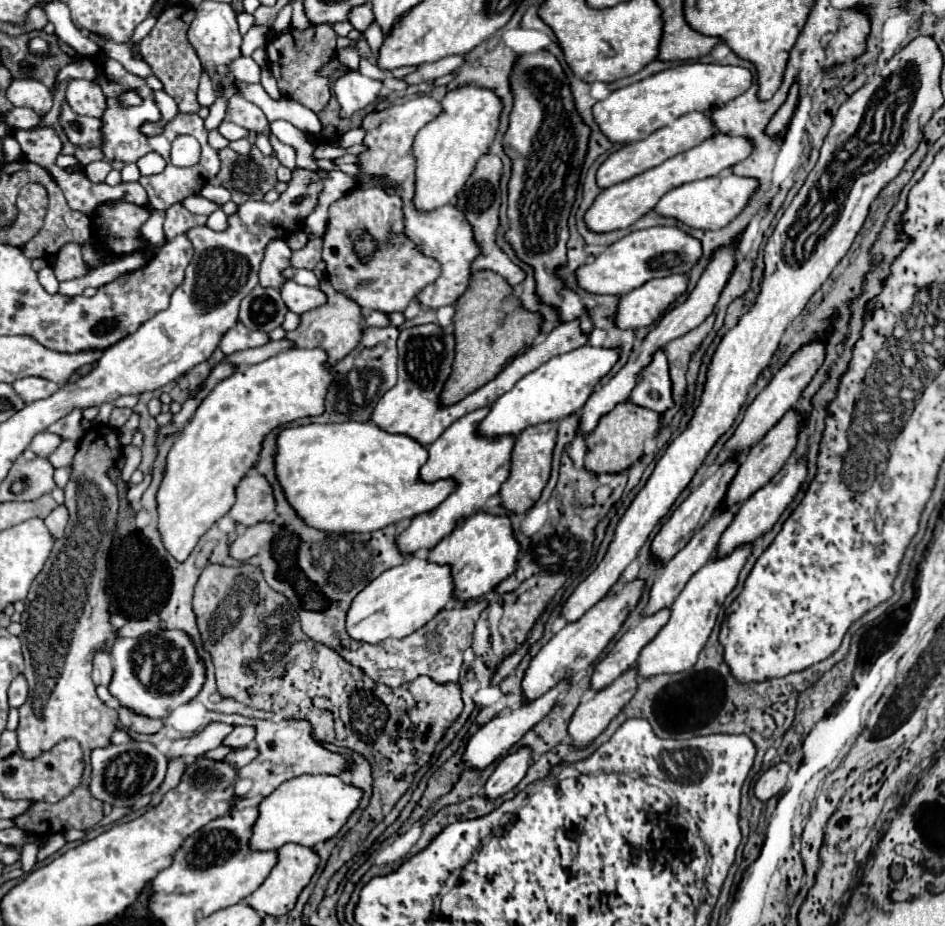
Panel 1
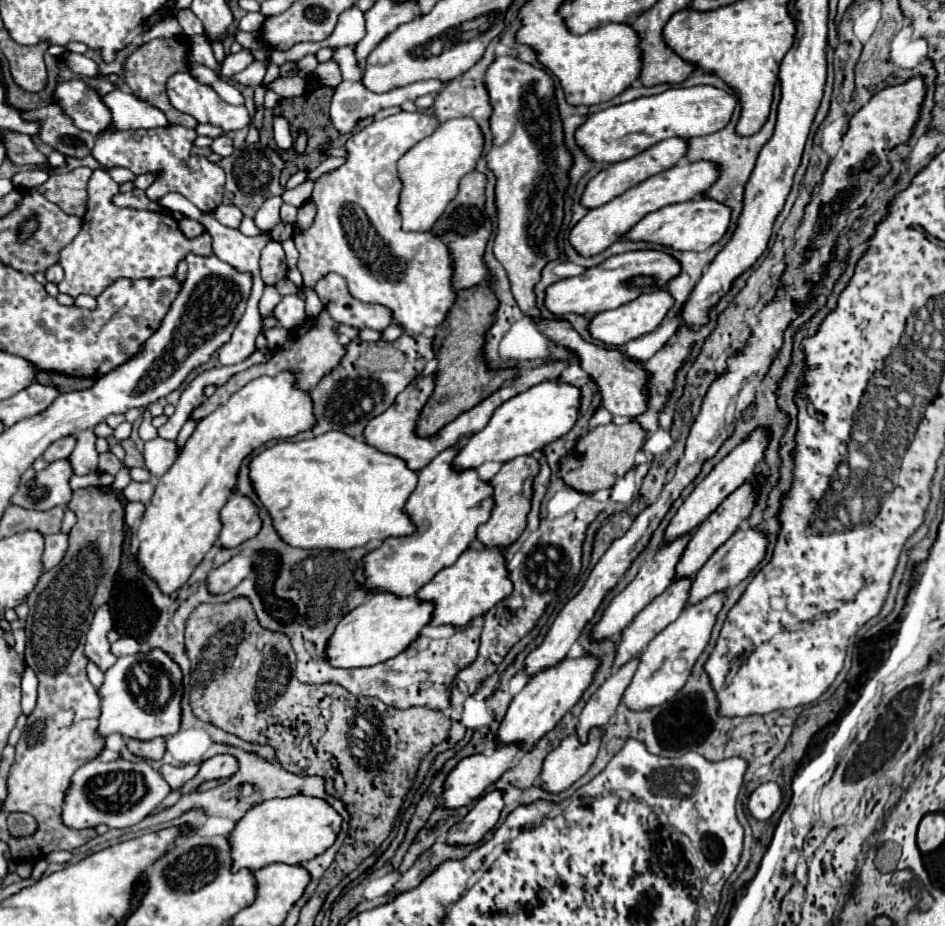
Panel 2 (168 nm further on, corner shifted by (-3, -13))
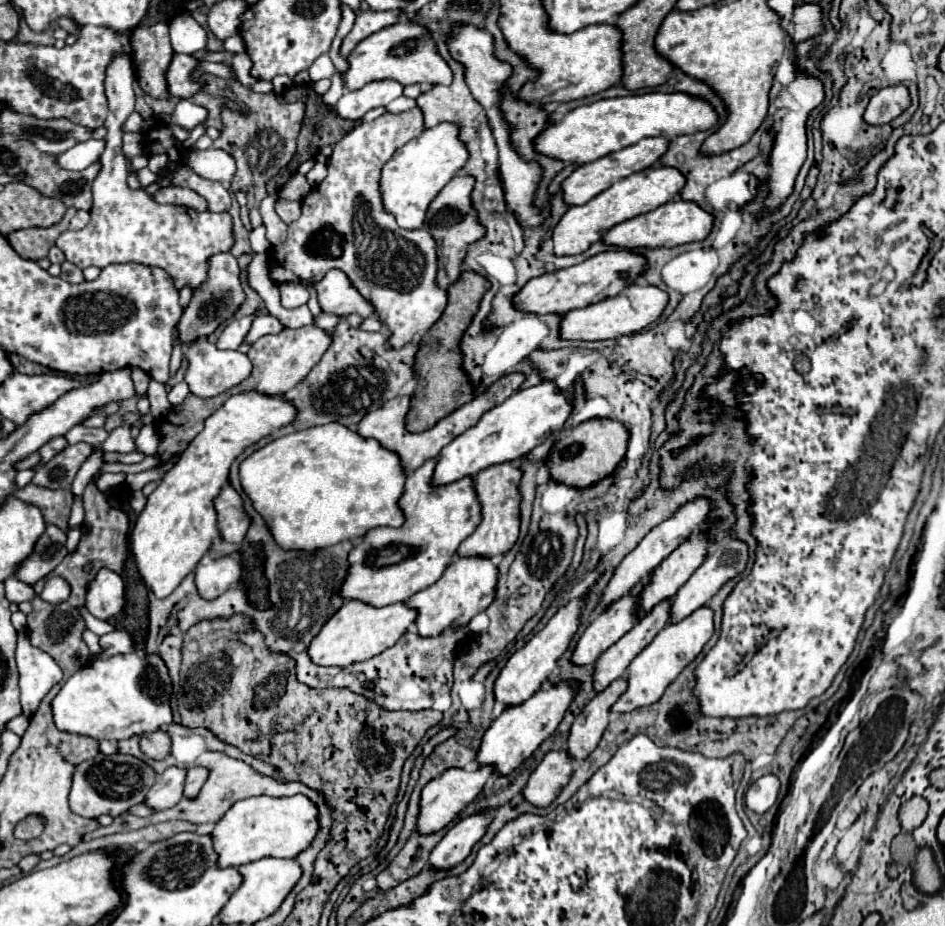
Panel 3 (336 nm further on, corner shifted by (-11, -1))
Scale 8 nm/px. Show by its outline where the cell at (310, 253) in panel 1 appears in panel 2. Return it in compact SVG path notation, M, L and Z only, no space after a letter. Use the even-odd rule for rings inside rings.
M399 112L353 134L345 144L349 150L347 162L315 182L317 216L313 226L307 232L293 228L299 250L297 268L305 286L313 288L327 272L337 272L347 280L349 292L357 300L391 308L395 320L411 334L437 328L455 298L449 282L453 278L449 246L433 232L401 230L401 212L397 210L401 194L397 160L433 134L437 126L439 122L431 114Z

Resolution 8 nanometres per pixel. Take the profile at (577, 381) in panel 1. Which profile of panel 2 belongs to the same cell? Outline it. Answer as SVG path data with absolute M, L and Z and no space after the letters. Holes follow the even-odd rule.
M551 380L531 386L529 390L513 396L495 410L489 424L481 432L473 434L467 440L467 444L459 450L459 454L453 460L453 466L457 470L479 468L487 460L503 464L511 458L541 450L575 426L579 418L579 406L581 406L581 390L573 384Z

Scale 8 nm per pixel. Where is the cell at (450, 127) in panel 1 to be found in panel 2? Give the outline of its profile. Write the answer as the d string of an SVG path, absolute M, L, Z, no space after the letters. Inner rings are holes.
M451 118L441 124L429 138L415 144L397 164L399 178L403 180L399 210L403 216L403 230L425 232L433 228L433 222L441 218L445 206L457 194L457 182L469 172L475 170L477 160L481 158L485 138L481 128L473 118Z

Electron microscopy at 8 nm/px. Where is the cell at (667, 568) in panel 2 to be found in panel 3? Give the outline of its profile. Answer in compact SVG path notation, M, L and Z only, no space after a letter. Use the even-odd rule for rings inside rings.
M637 584L631 594L619 598L615 604L611 604L603 614L599 614L583 632L581 640L577 642L571 662L577 666L589 666L595 664L595 660L613 646L623 634L627 634L633 624L637 622L635 610L637 610L637 594L641 592L643 584Z

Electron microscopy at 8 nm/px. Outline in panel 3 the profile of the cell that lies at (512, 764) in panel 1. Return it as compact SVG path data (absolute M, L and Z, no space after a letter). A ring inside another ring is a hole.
M479 812L457 822L433 848L429 866L433 866L433 870L451 870L461 864L471 854L471 848L485 834L485 826L489 824L489 820L489 812Z

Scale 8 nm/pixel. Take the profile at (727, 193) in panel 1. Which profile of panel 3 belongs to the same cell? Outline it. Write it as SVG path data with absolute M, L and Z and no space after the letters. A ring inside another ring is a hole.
M671 200L671 202L659 206L657 210L649 212L649 214L641 214L637 218L631 218L627 222L621 222L621 224L613 226L603 236L603 242L607 246L617 246L617 248L627 248L627 250L659 248L659 246L671 248L671 246L679 246L679 244L705 240L711 226L713 226L713 216L709 212L705 212L703 208L699 208L695 202Z

